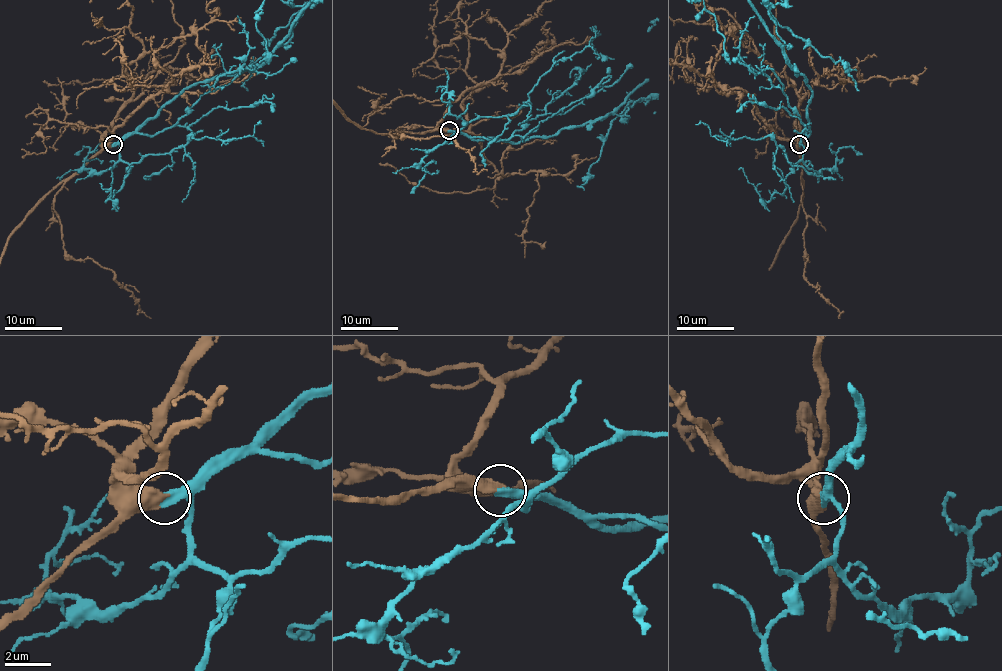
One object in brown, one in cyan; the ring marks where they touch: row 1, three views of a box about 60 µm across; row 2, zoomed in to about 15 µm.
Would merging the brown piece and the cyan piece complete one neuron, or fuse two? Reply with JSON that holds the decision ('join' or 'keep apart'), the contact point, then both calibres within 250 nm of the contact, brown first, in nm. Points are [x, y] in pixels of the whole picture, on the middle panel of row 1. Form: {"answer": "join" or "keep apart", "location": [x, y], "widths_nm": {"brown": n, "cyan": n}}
{"answer": "join", "location": [449, 130], "widths_nm": {"brown": 480, "cyan": 440}}

